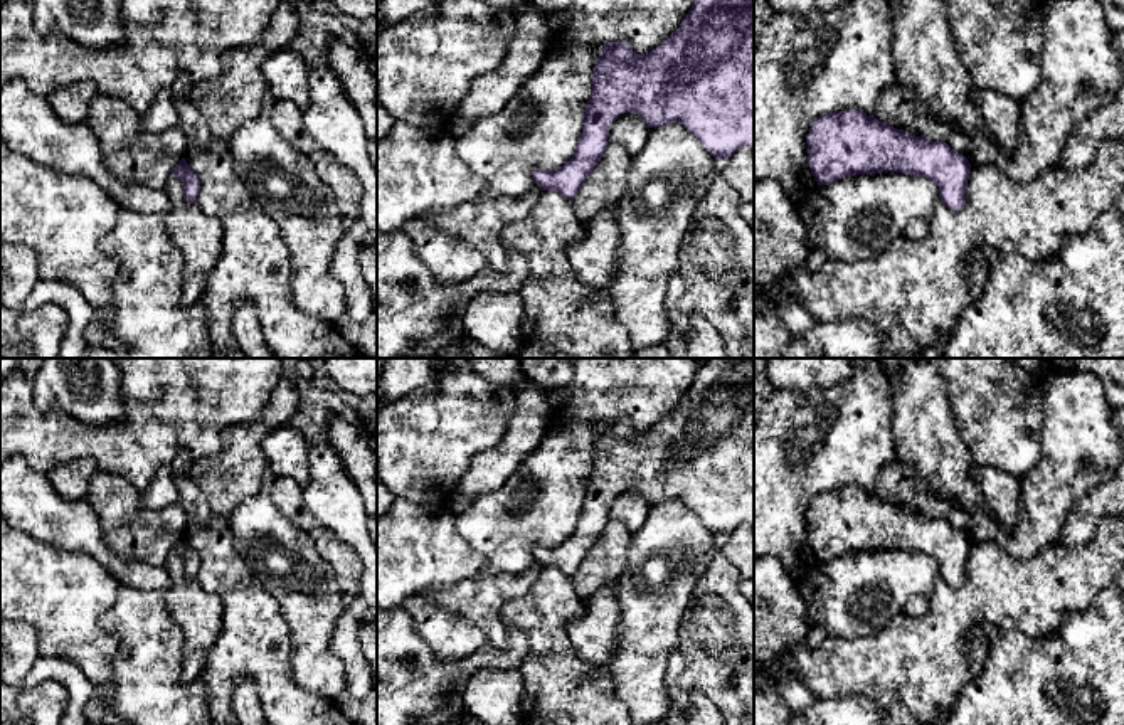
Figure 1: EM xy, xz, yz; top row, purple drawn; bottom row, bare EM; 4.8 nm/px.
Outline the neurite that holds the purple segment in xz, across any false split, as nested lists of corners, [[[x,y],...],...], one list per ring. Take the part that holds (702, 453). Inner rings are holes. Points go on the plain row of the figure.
[[[705,358],[680,404],[646,431],[636,431],[624,419],[604,421],[592,447],[592,466],[574,533],[555,547],[535,545],[533,558],[542,567],[574,577],[609,523],[611,500],[624,490],[639,491],[649,505],[683,501],[720,538],[744,523],[754,525],[754,358]]]

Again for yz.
[[[846,486],[818,495],[808,510],[808,540],[818,562],[828,562],[850,552],[875,552],[897,548],[925,553],[939,564],[941,579],[954,587],[966,580],[971,542],[966,533],[944,518],[932,518],[897,506],[856,486]]]

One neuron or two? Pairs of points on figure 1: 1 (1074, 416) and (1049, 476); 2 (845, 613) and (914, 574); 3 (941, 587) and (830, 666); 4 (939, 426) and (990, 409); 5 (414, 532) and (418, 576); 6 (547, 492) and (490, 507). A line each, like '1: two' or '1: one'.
1: one
2: one
3: one
4: two
5: one
6: one

